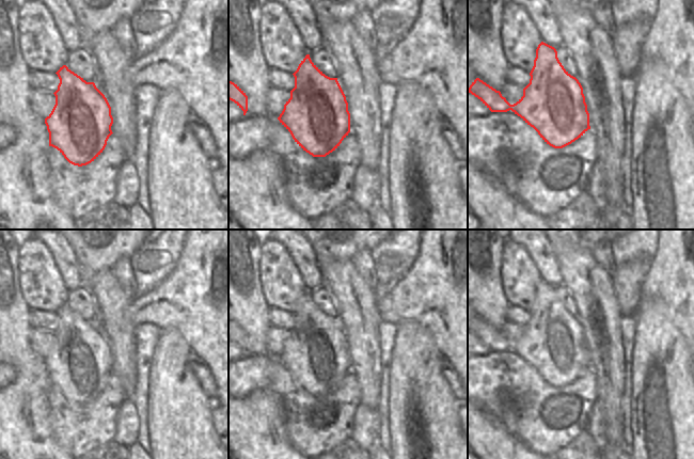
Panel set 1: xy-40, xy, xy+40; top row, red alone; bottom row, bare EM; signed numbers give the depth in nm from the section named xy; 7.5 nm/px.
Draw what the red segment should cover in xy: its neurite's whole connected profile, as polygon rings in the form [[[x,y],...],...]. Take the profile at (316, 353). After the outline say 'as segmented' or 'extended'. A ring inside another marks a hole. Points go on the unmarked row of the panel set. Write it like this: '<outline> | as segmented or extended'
[[[310,294],[293,313],[295,327],[278,359],[290,371],[295,381],[313,396],[326,396],[335,390],[350,371],[350,352],[346,335],[337,317],[326,315],[311,299]]] | as segmented

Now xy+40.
[[[543,281],[538,284],[530,315],[530,322],[523,328],[523,335],[514,344],[510,344],[500,330],[479,317],[472,321],[468,332],[477,336],[491,351],[511,349],[554,387],[563,387],[571,383],[590,368],[583,327],[579,319],[564,307],[554,286]]] | as segmented

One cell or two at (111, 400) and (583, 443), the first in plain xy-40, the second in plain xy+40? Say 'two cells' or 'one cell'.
two cells

